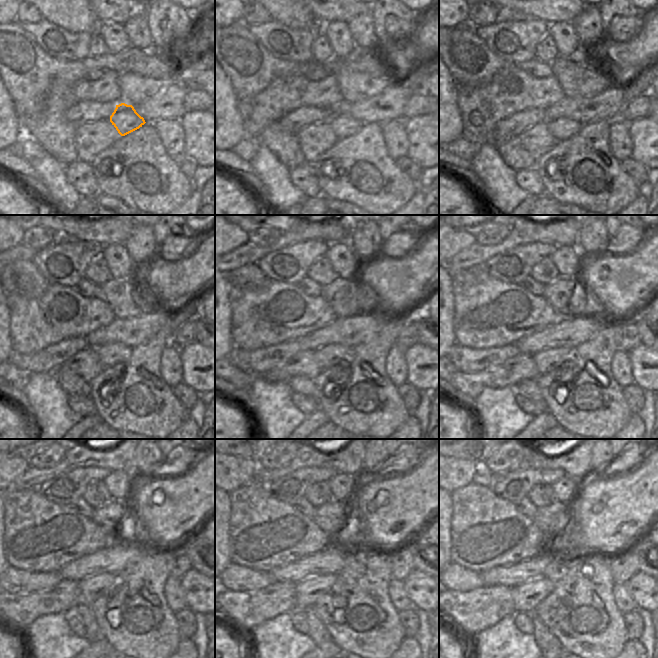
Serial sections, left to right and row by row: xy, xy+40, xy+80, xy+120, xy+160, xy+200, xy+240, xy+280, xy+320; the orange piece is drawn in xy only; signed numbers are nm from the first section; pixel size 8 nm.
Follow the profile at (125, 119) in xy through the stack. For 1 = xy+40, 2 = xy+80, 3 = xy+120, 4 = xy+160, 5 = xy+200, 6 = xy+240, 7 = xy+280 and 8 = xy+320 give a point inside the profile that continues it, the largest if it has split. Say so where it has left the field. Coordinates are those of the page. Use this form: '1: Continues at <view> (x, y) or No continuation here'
1: Continues at xy+40 (343, 125)
2: Continues at xy+80 (562, 128)
3: Continues at xy+120 (112, 353)
4: Continues at xy+160 (326, 357)
5: Continues at xy+200 (547, 360)
6: Continues at xy+240 (93, 587)
7: Continues at xy+280 (308, 591)
8: Continues at xy+320 (527, 596).

